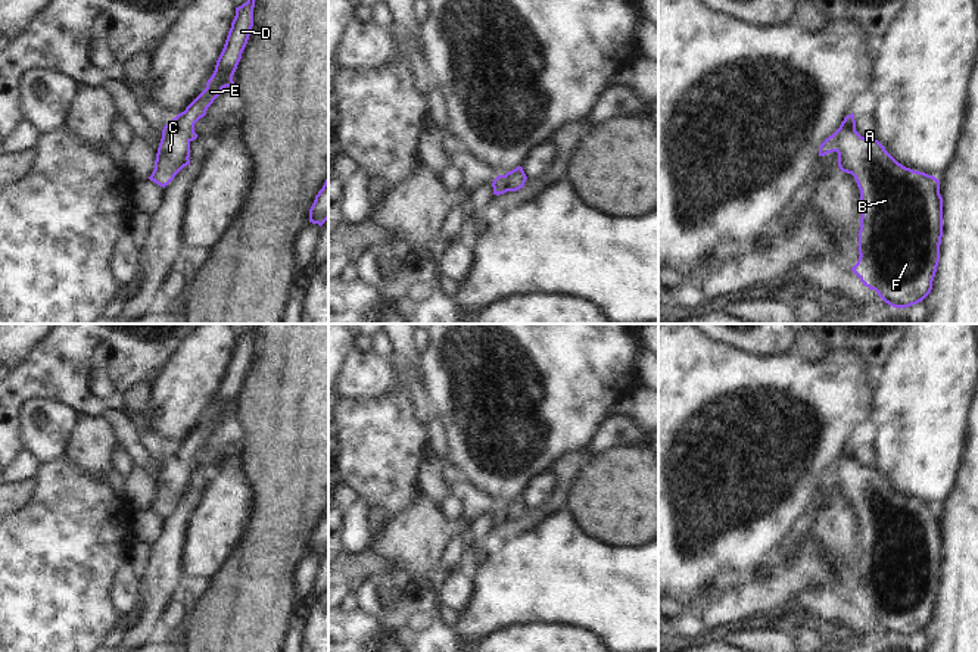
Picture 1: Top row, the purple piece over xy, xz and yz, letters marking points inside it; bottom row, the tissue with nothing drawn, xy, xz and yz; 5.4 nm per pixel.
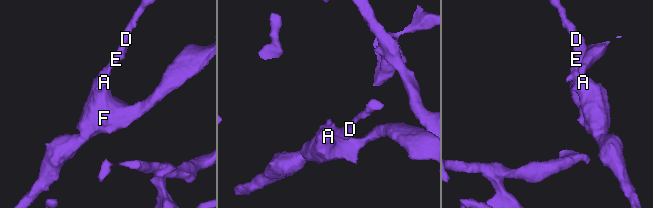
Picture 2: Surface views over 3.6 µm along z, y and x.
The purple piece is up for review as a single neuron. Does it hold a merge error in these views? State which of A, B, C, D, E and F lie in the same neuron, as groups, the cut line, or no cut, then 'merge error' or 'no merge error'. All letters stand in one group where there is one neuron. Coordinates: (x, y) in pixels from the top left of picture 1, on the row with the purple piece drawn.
groups A B C D E F; cut none; no merge error

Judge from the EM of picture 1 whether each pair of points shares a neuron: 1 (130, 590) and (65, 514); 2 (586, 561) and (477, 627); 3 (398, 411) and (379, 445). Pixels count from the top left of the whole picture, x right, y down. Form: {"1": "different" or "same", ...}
{"1": "different", "2": "same", "3": "same"}

